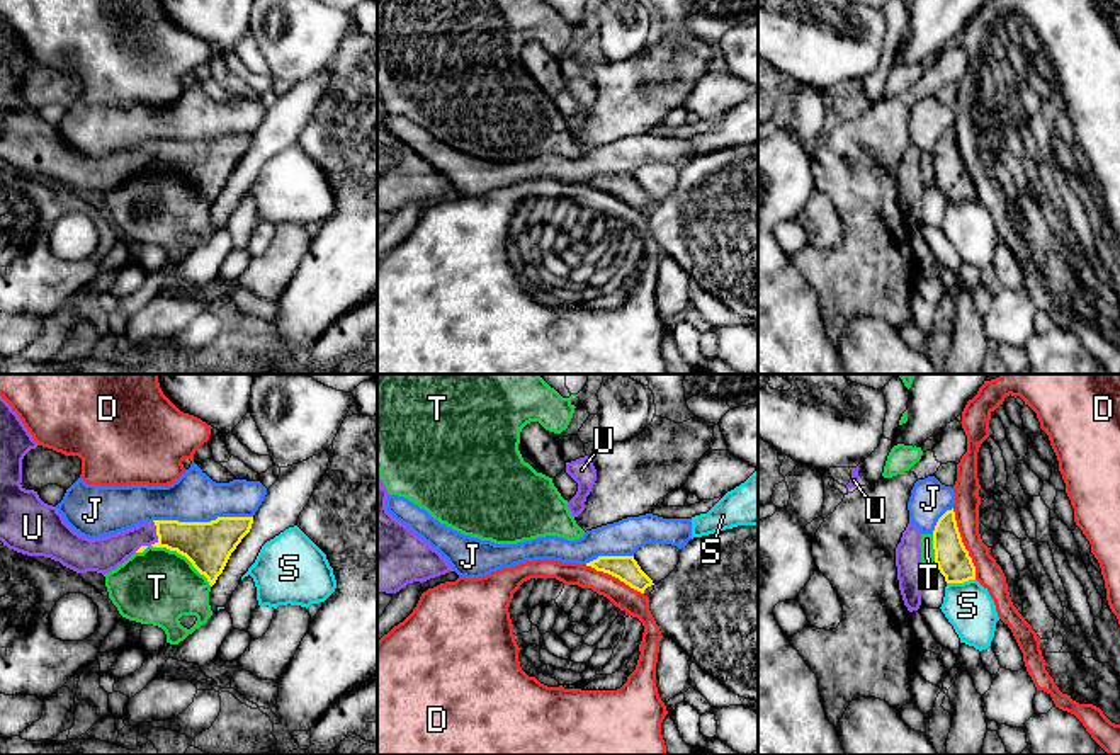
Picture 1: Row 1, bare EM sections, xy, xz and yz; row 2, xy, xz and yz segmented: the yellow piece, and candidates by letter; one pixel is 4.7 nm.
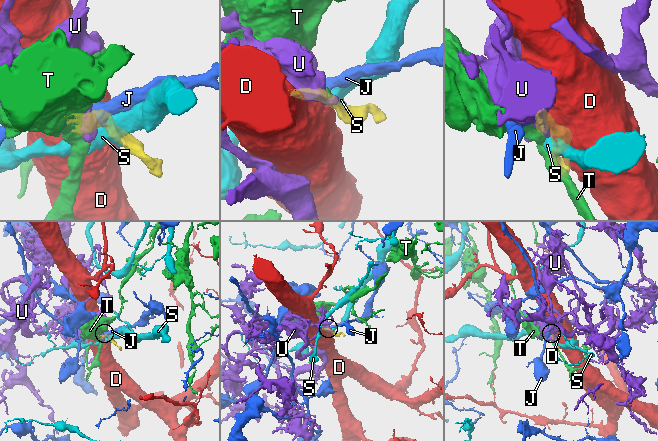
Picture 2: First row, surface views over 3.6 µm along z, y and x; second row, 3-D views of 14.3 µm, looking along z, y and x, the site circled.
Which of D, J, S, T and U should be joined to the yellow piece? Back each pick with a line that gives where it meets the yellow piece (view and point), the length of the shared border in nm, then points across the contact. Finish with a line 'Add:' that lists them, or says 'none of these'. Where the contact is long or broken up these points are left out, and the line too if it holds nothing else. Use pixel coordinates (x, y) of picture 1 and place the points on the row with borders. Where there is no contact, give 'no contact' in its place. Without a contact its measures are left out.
U: meets yellow in xy at (157, 534); contact 120 nm long; runs through xy (208, 546), (182, 536), (157, 534), (143, 534), (107, 553)
Add: U

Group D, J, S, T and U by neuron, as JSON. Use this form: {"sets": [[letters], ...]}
{"sets": [["D"], ["J"], ["S"], ["T"], ["U"]]}

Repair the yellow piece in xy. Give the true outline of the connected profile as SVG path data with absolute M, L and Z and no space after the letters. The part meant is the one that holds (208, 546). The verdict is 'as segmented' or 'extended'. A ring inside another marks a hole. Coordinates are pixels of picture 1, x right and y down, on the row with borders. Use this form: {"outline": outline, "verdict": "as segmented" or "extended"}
{"outline": "M0 396L0 541L17 553L51 558L76 573L97 571L105 575L148 546L167 548L185 556L212 587L231 553L252 529L253 517L218 517L211 522L153 520L100 539L83 537L65 522L56 507L44 503L37 491L20 485L22 459L36 447L37 442L19 415Z", "verdict": "extended"}

